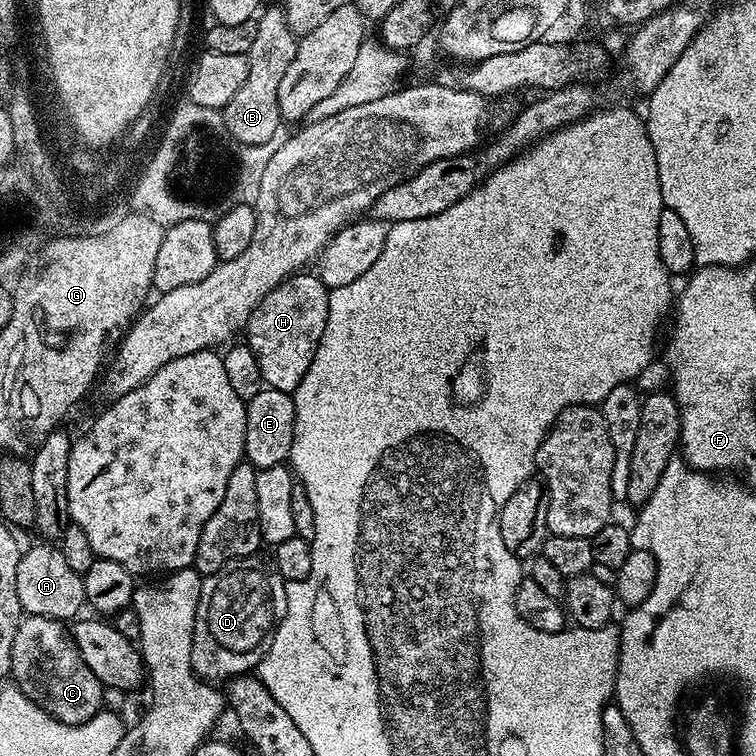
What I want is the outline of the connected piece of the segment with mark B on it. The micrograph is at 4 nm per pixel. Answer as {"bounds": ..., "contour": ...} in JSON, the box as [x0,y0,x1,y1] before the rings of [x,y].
{"bounds":[222,7,298,149],"contour":[[[283,7],[267,8],[259,13],[256,20],[254,42],[247,55],[246,82],[242,82],[238,94],[234,94],[234,98],[230,98],[228,105],[222,109],[229,137],[240,143],[248,143],[254,149],[259,149],[261,144],[271,145],[277,139],[276,131],[279,130],[280,124],[282,125],[278,86],[281,85],[290,62],[294,62],[298,43],[298,37],[293,32]]]}

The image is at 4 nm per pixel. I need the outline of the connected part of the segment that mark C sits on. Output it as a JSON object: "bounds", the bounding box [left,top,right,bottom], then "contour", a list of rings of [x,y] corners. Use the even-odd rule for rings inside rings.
{"bounds":[11,615,106,724],"contour":[[[25,615],[16,628],[11,679],[40,708],[67,724],[81,724],[105,707],[106,685],[86,666],[69,625],[62,620]]]}

